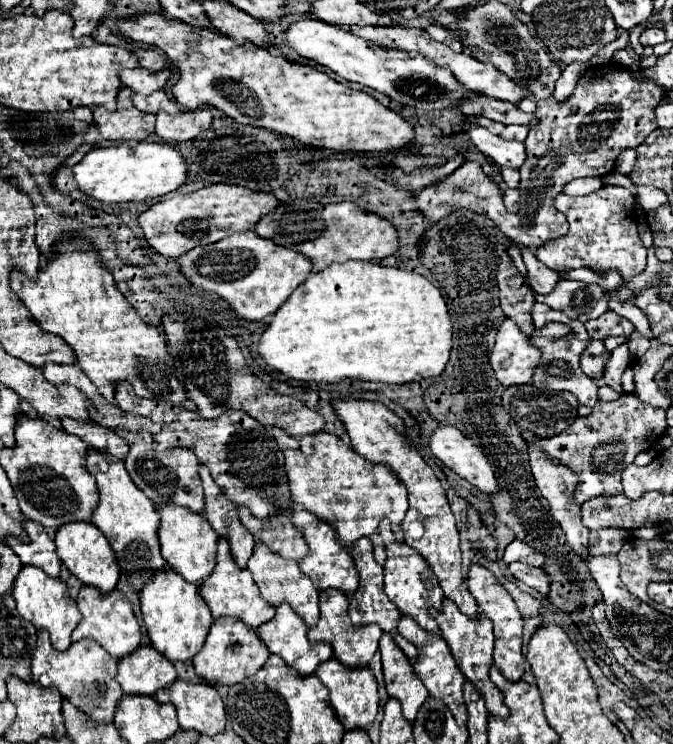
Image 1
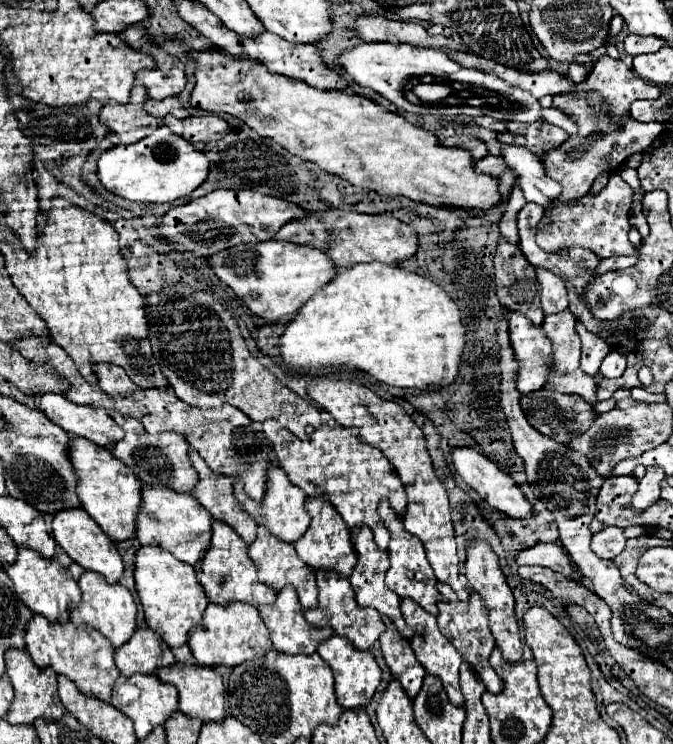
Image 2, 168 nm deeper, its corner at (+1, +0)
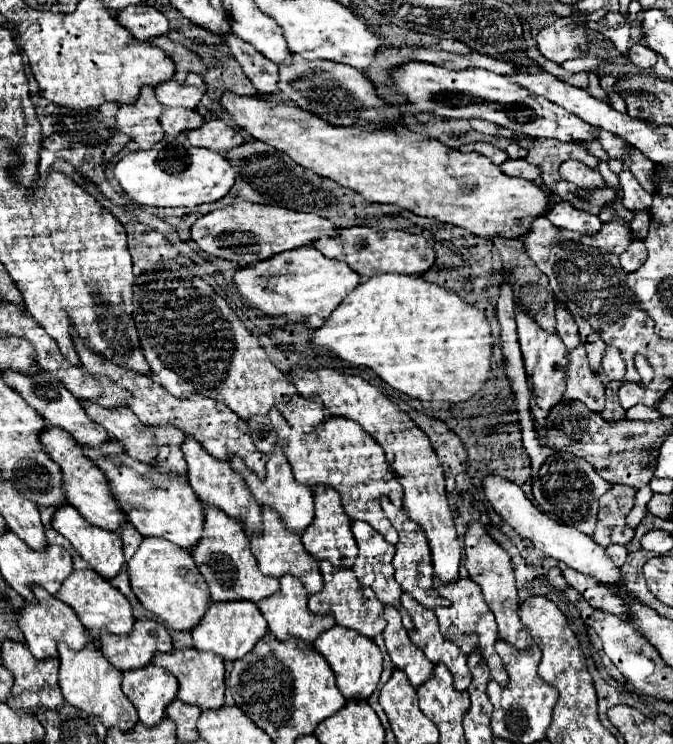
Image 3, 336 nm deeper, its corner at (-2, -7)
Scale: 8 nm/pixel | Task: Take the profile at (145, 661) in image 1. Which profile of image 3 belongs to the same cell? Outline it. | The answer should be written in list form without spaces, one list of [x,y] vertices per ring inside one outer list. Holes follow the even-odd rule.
[[[137,620],[129,636],[101,636],[101,650],[107,660],[125,670],[137,670],[151,664],[155,652],[173,648],[167,628],[157,620]]]

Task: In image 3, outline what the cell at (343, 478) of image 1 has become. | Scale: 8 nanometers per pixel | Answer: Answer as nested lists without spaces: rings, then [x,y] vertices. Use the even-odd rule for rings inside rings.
[[[277,410],[269,412],[269,416],[281,438],[283,452],[289,458],[293,476],[299,484],[333,486],[341,494],[343,508],[351,520],[365,520],[381,534],[385,534],[391,528],[391,522],[385,518],[379,506],[379,496],[387,496],[395,506],[401,506],[403,488],[397,482],[395,474],[391,472],[389,464],[385,462],[383,448],[357,422],[351,422],[349,418],[343,418],[343,416],[329,416],[313,432],[299,434],[287,424],[287,420]],[[337,440],[339,444],[335,444]]]

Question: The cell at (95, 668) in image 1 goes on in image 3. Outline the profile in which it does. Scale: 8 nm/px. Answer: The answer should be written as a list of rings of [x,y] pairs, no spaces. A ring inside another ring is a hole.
[[[37,588],[37,600],[33,604],[25,602],[25,608],[21,610],[21,630],[25,634],[25,642],[31,650],[31,654],[39,660],[43,658],[55,658],[57,656],[57,642],[67,642],[71,650],[81,650],[87,646],[87,630],[77,618],[77,614],[55,596],[49,596],[49,592],[41,592]]]

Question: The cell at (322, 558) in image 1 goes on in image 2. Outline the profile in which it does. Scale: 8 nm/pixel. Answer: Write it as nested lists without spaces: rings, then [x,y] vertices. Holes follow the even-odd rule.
[[[316,497],[306,501],[306,511],[312,517],[312,523],[308,531],[300,537],[300,541],[294,543],[298,557],[314,571],[336,571],[344,577],[350,577],[356,565],[356,553],[350,541],[350,529],[342,521],[340,513],[328,501],[316,499]]]

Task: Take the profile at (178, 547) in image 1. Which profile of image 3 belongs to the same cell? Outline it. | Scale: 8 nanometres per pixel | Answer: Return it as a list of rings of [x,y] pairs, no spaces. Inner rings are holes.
[[[109,438],[101,448],[83,448],[83,452],[89,454],[89,460],[101,468],[111,486],[111,496],[117,500],[127,520],[141,532],[141,536],[165,538],[183,550],[191,550],[197,544],[203,534],[203,504],[197,500],[193,488],[189,488],[187,476],[159,472],[157,468],[133,460],[125,452],[125,446],[113,438]]]

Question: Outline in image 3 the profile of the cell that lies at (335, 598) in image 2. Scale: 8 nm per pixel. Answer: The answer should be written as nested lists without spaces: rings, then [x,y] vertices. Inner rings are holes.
[[[321,564],[321,574],[323,574],[323,590],[309,596],[309,610],[315,614],[327,614],[331,612],[337,620],[339,626],[357,630],[363,636],[375,638],[377,634],[383,632],[385,628],[385,618],[383,618],[383,604],[377,602],[377,596],[369,592],[369,588],[361,588],[357,584],[357,578],[353,576],[351,568],[333,568],[333,564]]]

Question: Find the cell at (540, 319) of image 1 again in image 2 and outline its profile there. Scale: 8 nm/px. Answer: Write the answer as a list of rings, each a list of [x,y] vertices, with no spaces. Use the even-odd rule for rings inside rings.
[[[564,309],[562,313],[556,313],[556,315],[544,315],[542,329],[544,329],[546,337],[552,341],[552,351],[554,351],[552,367],[550,367],[544,389],[552,389],[552,391],[560,391],[560,393],[576,393],[586,403],[594,405],[598,401],[596,399],[596,381],[594,381],[594,377],[586,375],[578,363],[580,361],[580,337],[576,333],[576,317],[568,309]]]

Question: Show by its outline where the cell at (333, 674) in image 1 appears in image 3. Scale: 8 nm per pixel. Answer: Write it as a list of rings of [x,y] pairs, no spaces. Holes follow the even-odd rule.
[[[335,624],[333,628],[321,632],[321,636],[317,638],[315,650],[319,650],[325,656],[325,660],[329,662],[329,666],[335,674],[337,688],[345,698],[369,698],[371,692],[377,688],[383,656],[371,638]]]

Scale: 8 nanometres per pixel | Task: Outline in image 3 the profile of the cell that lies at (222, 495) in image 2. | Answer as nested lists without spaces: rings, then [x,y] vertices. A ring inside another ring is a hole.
[[[189,434],[185,436],[181,450],[183,450],[187,466],[189,466],[187,478],[203,504],[213,504],[213,506],[221,508],[227,516],[241,520],[245,524],[247,532],[253,532],[257,526],[261,526],[261,506],[257,504],[257,500],[253,500],[253,494],[249,492],[245,480],[241,480],[241,474],[237,474],[229,466],[227,460],[217,460],[217,458],[209,456],[205,452],[205,448],[201,448],[201,444],[197,440],[193,440],[193,436],[189,436]]]

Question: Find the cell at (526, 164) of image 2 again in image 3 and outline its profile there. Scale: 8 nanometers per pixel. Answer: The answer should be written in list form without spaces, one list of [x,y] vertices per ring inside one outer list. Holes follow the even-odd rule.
[[[553,202],[551,210],[547,212],[547,218],[557,226],[565,230],[573,230],[581,236],[593,236],[593,232],[601,230],[599,216],[593,216],[589,212],[577,210],[567,202]]]

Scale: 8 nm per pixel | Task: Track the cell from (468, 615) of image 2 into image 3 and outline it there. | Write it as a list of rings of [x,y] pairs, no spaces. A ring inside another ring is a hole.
[[[457,578],[453,584],[435,582],[435,588],[443,598],[447,598],[451,602],[449,608],[443,608],[443,606],[435,608],[435,614],[439,618],[439,626],[441,626],[441,634],[447,640],[455,642],[465,654],[471,654],[471,652],[477,652],[477,650],[483,652],[483,656],[487,660],[487,666],[491,670],[491,678],[497,680],[499,686],[505,688],[505,684],[509,682],[509,676],[503,668],[503,662],[501,662],[499,654],[495,652],[495,646],[493,646],[495,640],[497,640],[497,622],[495,622],[493,612],[489,610],[489,606],[483,600],[479,584],[475,584],[469,578]]]

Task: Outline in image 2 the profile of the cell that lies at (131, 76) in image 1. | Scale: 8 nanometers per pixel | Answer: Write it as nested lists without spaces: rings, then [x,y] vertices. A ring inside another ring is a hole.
[[[142,69],[136,73],[136,83],[144,85],[148,97],[164,99],[170,95],[178,95],[186,85],[186,75],[182,69],[176,69],[174,75],[162,75],[160,69]]]

